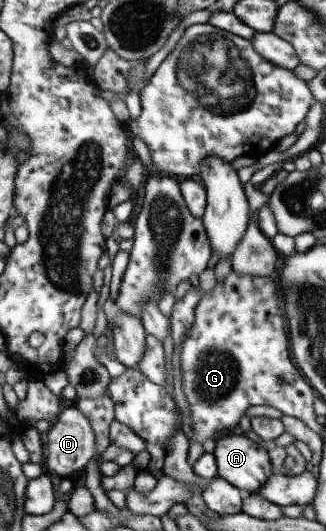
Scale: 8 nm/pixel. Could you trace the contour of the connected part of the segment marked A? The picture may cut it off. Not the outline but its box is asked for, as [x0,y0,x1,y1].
[214,435,275,494]

